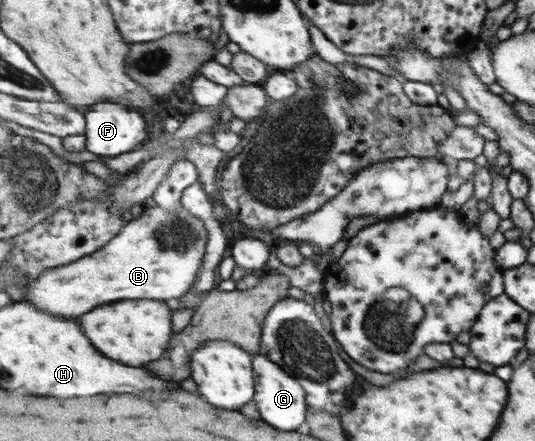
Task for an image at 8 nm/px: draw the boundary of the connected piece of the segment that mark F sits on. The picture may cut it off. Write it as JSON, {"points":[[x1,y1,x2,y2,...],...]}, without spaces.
{"points":[[100,102,91,105,85,113,87,151,99,157,115,157,133,151,147,138,144,114,123,103]]}

